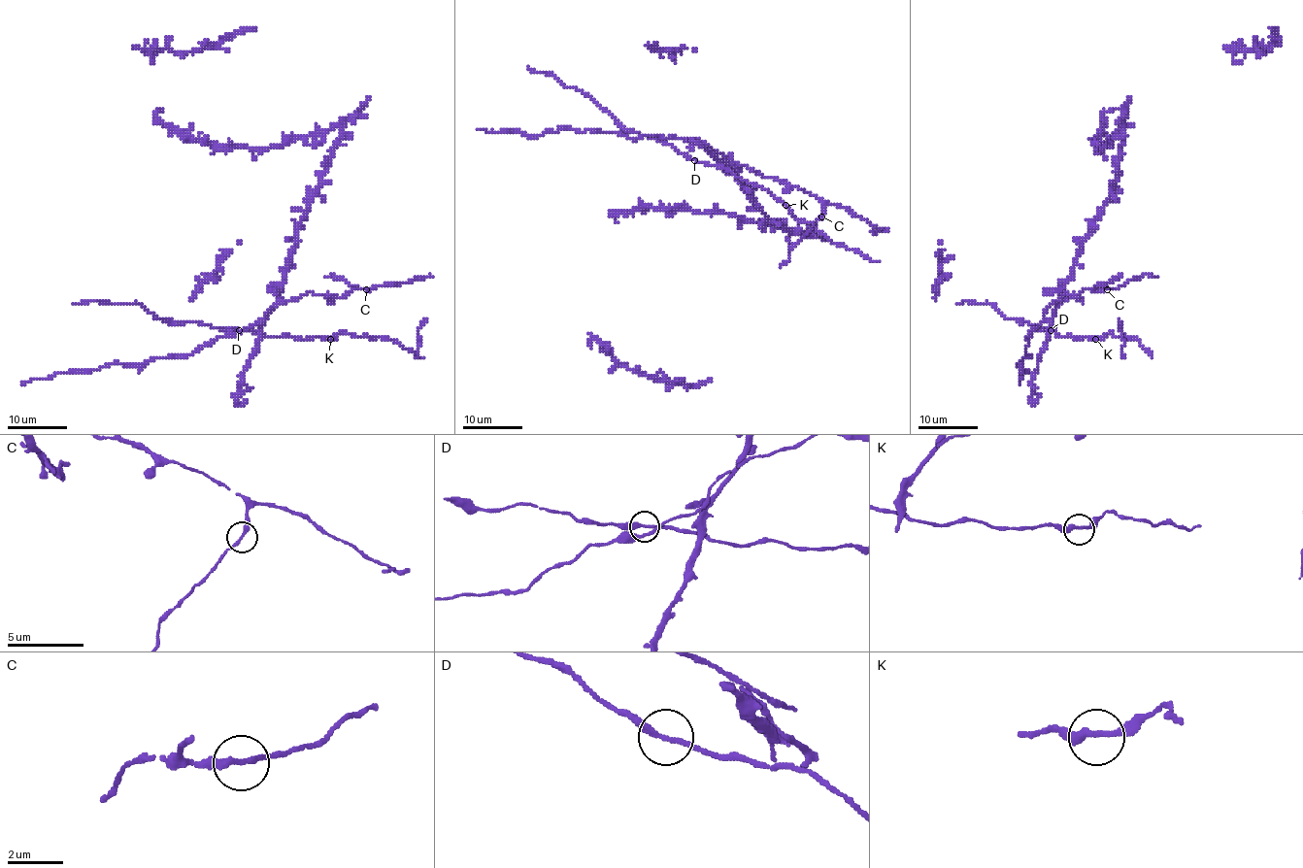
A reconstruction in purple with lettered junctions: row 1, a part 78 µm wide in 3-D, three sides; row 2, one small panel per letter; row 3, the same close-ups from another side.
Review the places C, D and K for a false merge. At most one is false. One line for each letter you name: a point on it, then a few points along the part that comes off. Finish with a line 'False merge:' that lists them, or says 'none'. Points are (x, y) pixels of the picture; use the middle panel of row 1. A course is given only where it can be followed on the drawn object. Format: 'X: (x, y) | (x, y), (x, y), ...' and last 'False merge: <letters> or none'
False merge: none

